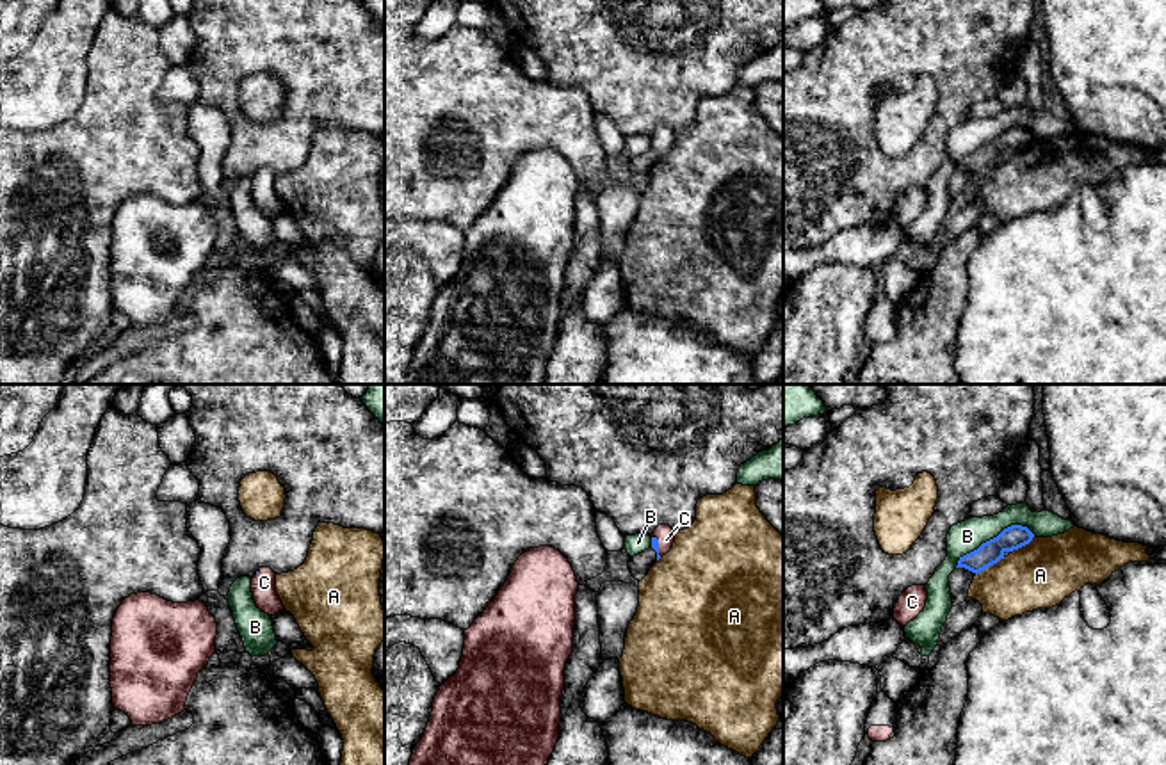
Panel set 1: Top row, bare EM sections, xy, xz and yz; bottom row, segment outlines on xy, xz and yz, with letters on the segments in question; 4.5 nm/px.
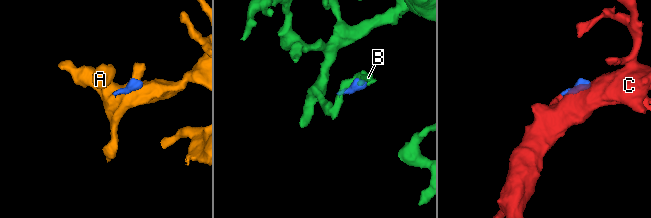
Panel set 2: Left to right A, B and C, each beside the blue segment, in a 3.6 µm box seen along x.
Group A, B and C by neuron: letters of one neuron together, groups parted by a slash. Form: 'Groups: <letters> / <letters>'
Groups: A / B / C

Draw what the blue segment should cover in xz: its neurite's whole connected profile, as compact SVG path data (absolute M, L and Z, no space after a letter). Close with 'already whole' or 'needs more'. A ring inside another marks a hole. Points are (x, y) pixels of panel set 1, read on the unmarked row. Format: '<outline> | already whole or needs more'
M659 126L652 135L652 149L657 153L657 162L666 157L675 144L675 132L669 126Z | needs more

